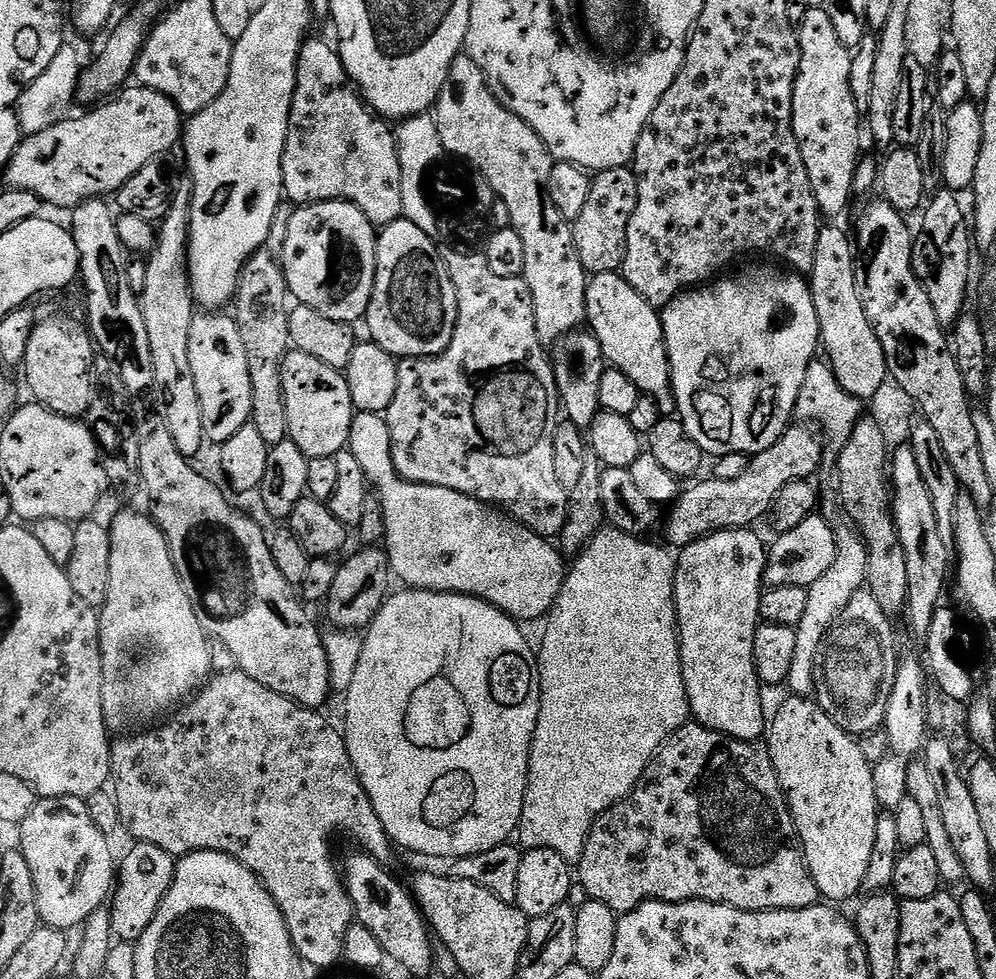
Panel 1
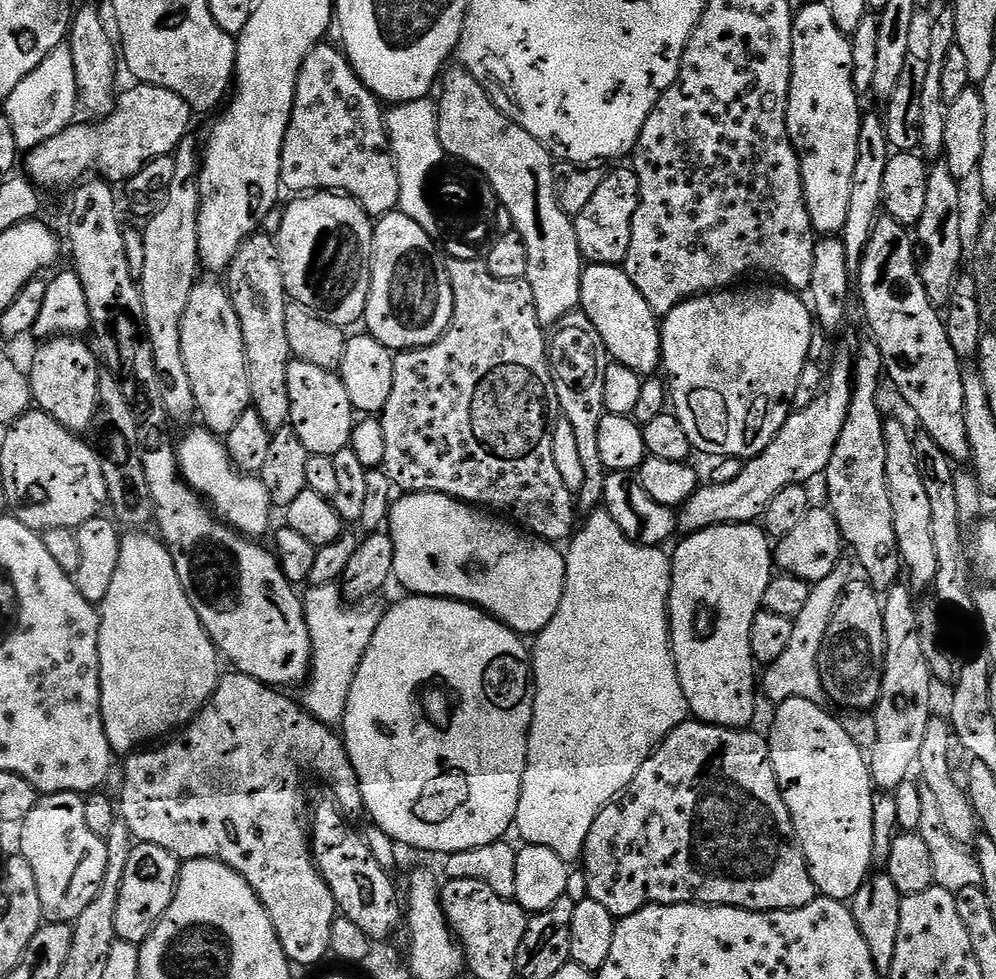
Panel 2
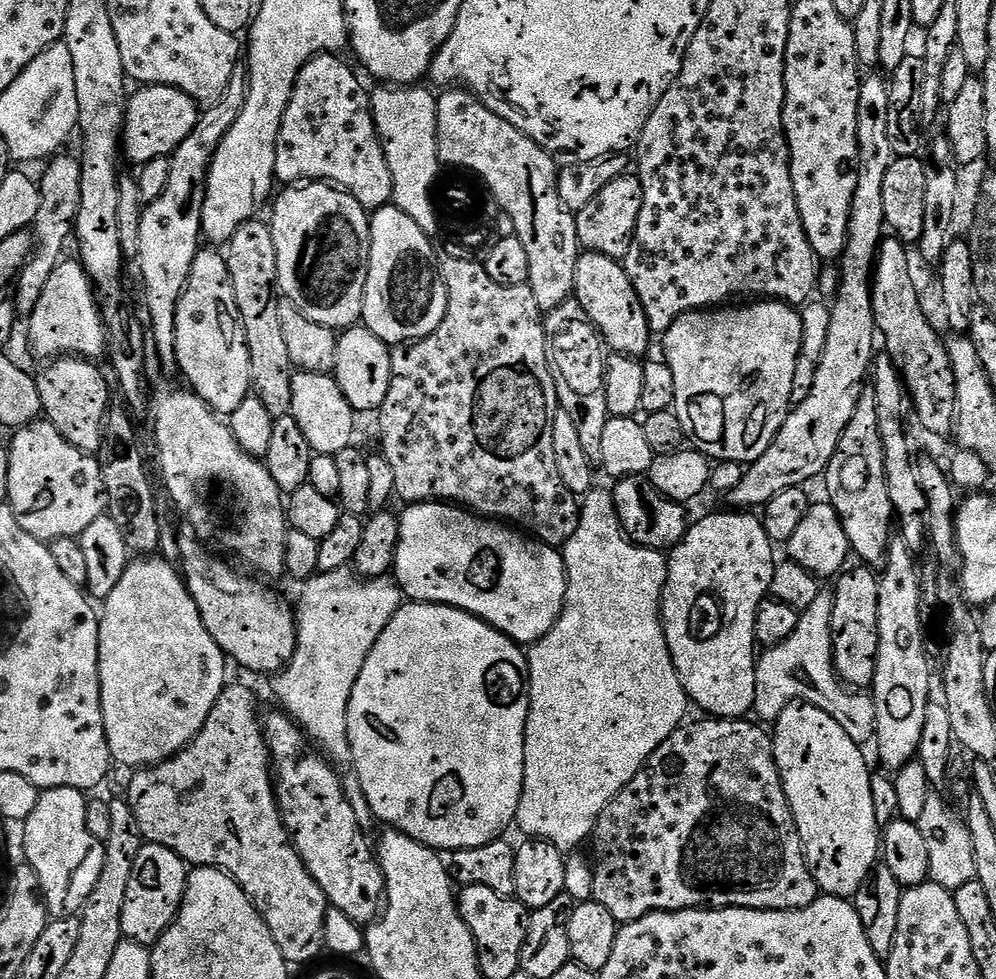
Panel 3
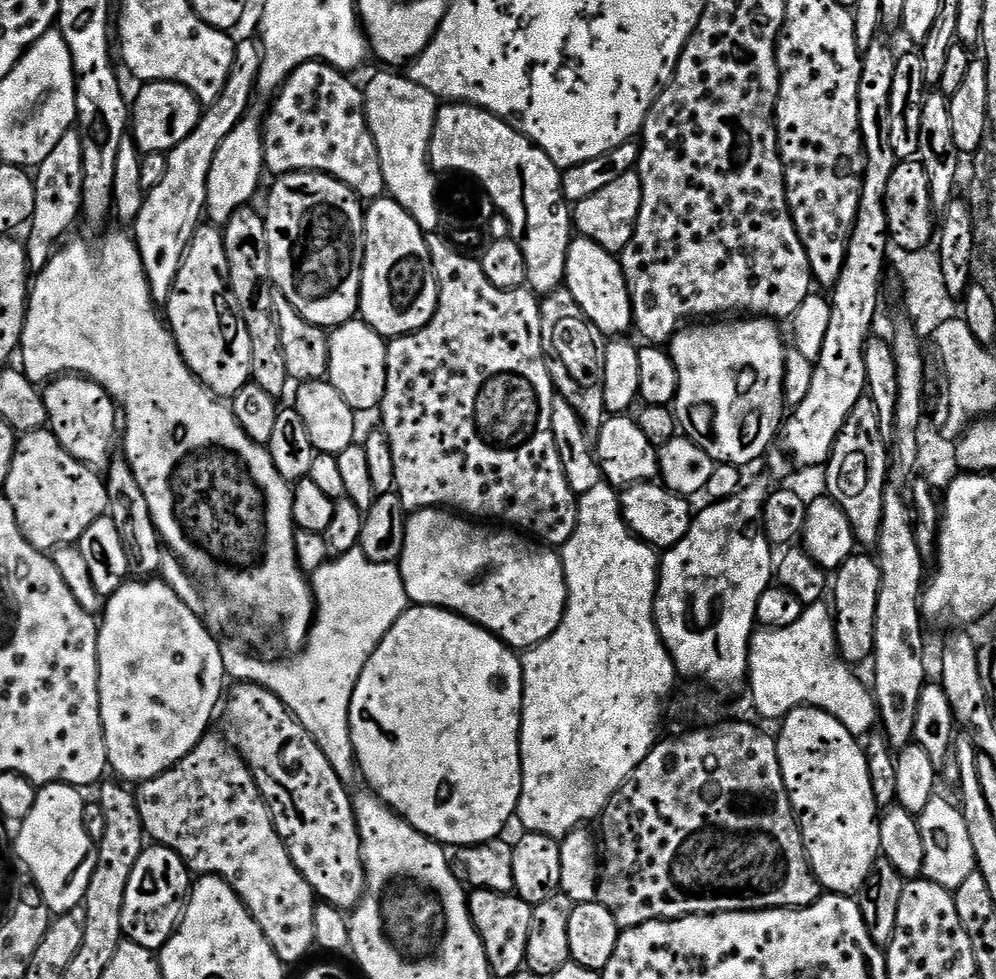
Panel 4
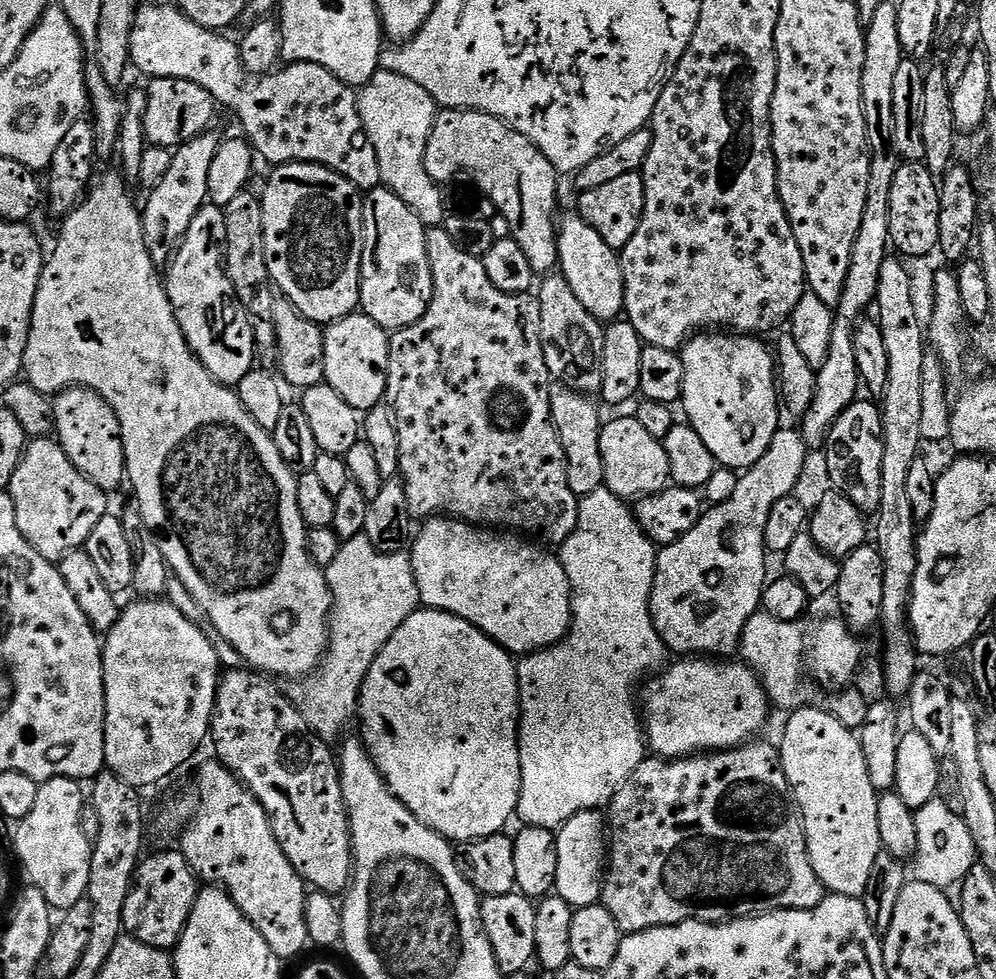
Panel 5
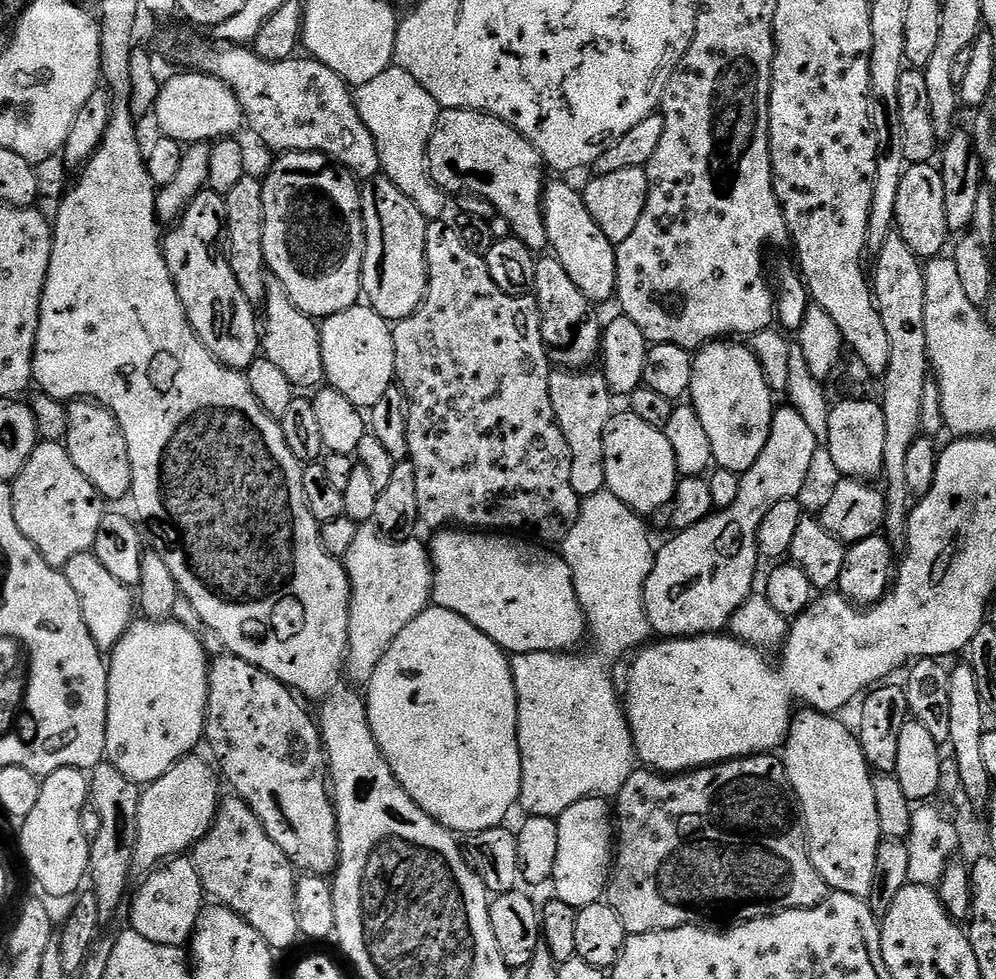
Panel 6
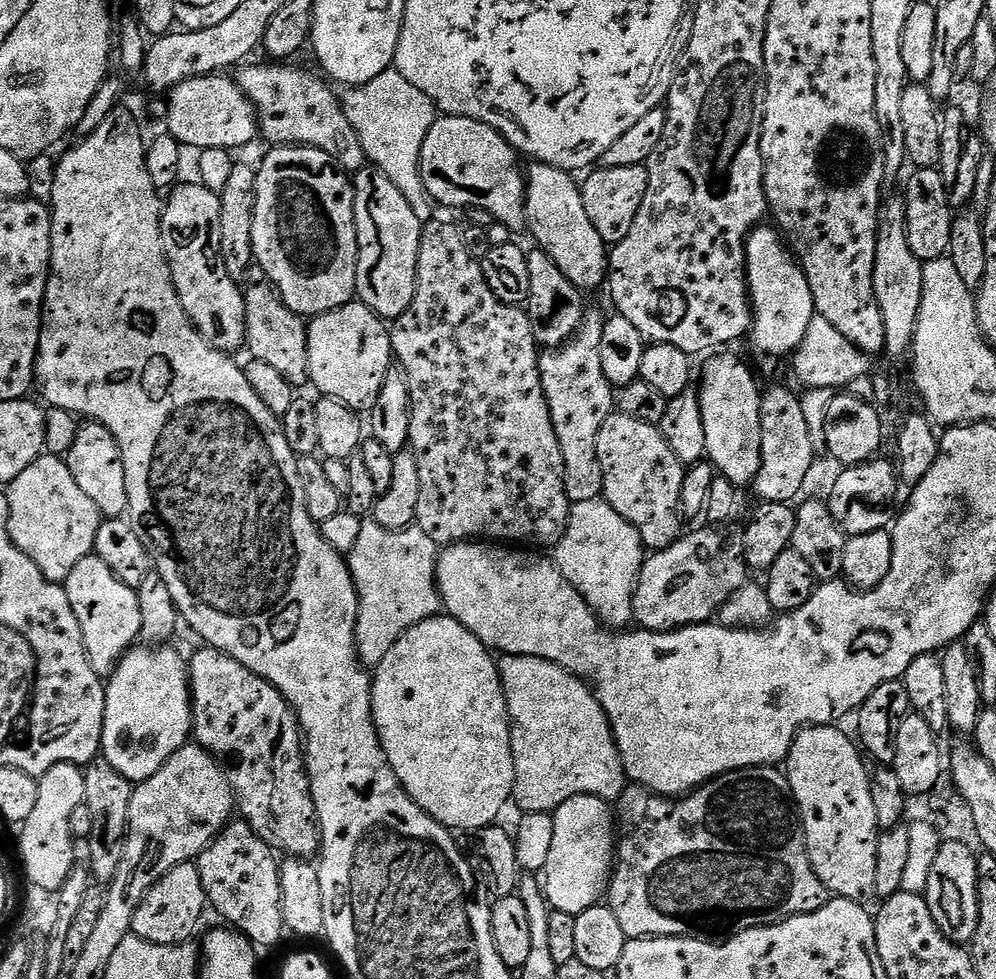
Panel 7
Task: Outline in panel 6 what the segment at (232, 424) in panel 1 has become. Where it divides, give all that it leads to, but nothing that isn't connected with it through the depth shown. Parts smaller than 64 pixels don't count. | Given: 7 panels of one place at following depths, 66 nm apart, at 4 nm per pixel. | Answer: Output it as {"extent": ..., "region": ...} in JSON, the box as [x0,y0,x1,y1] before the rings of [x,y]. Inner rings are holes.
{"extent":[162,190,262,370],"region":[[[201,190],[179,220],[169,227],[172,229],[163,237],[162,247],[184,314],[202,346],[217,363],[246,370],[258,359],[262,332],[258,327],[257,311],[255,314],[253,303],[242,294],[222,247],[225,214],[224,196]]]}

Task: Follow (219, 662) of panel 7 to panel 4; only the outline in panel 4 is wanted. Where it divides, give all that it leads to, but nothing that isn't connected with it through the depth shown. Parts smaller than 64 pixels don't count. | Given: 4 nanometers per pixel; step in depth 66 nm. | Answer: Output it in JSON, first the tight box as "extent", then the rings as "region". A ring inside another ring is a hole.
{"extent":[222,683,366,910],"region":[[[233,683],[227,693],[222,716],[223,712],[223,735],[248,763],[258,790],[268,804],[276,833],[282,838],[302,878],[310,882],[310,886],[323,903],[333,904],[341,910],[358,907],[364,896],[366,870],[360,845],[360,826],[352,809],[349,785],[344,784],[338,774],[334,774],[334,766],[330,766],[326,754],[322,754],[322,749],[318,747],[318,742],[314,742],[314,738],[306,734],[306,726],[302,726],[302,722],[298,722],[298,718],[290,714],[283,702],[274,694],[270,694],[270,690],[257,684]]]}

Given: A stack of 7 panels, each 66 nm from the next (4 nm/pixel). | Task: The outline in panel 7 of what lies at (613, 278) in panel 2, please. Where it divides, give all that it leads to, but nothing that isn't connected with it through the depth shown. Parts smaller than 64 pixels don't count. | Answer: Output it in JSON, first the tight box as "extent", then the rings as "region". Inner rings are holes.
{"extent":[526,162,610,290],"region":[[[535,162],[529,163],[529,168],[526,168],[526,201],[528,223],[526,225],[527,231],[532,231],[532,236],[536,239],[535,247],[539,251],[544,252],[554,262],[554,266],[558,266],[558,270],[562,270],[562,274],[566,274],[566,278],[570,278],[570,282],[574,282],[574,286],[581,290],[589,290],[588,288],[596,288],[605,283],[608,274],[608,258],[610,255],[609,245],[602,242],[602,234],[598,234],[598,230],[594,230],[594,226],[590,222],[590,217],[586,214],[586,206],[582,206],[582,194],[580,193],[580,184],[577,177],[571,172],[564,172],[561,168],[555,168],[549,164],[537,164]]]}

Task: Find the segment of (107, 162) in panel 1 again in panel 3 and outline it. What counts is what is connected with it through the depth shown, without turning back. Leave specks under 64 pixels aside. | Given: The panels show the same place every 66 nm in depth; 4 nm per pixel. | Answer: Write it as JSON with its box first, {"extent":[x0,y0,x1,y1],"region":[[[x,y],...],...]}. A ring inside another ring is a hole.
{"extent":[122,84,198,166],"region":[[[161,84],[140,86],[135,90],[137,92],[133,96],[131,93],[126,100],[122,152],[133,160],[133,165],[139,166],[159,156],[171,157],[182,138],[194,130],[198,104],[177,88],[167,88]]]}

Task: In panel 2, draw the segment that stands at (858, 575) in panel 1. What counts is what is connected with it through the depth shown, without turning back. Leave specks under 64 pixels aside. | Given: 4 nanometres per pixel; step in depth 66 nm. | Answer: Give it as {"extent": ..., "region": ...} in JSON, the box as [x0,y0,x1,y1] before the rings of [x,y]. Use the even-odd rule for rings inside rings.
{"extent":[762,566,850,702],"region":[[[837,566],[830,574],[826,574],[826,578],[812,585],[812,593],[806,607],[802,609],[802,614],[794,617],[794,634],[790,643],[786,645],[786,651],[783,652],[782,658],[778,658],[778,662],[767,665],[765,672],[768,673],[765,676],[763,673],[762,692],[763,695],[765,692],[772,702],[790,698],[806,698],[817,702],[825,699],[824,683],[820,677],[824,639],[834,610],[844,597],[844,588],[848,585],[849,579],[850,573],[844,566]]]}

